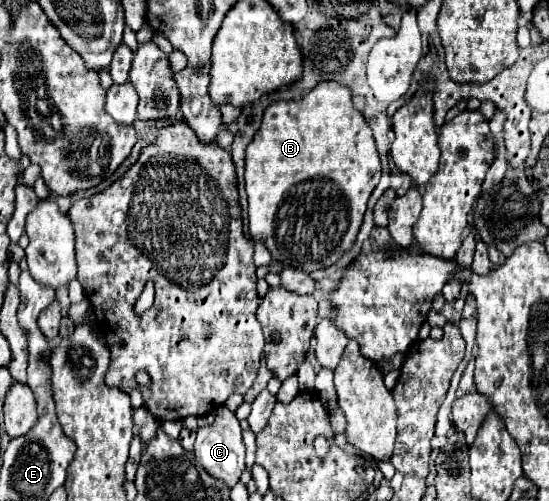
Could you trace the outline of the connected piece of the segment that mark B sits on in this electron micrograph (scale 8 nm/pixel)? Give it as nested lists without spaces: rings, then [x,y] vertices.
[[[324,81],[324,83],[318,83],[306,97],[302,97],[298,101],[272,103],[262,117],[262,125],[260,125],[258,133],[254,135],[254,141],[246,149],[246,175],[244,175],[244,179],[246,179],[246,193],[248,193],[248,231],[250,231],[250,237],[254,241],[262,241],[268,247],[268,251],[272,253],[274,261],[282,263],[284,267],[302,269],[306,273],[334,265],[354,245],[356,235],[358,235],[360,225],[362,225],[364,211],[366,211],[366,201],[380,181],[380,159],[378,159],[378,151],[374,145],[374,137],[372,137],[372,131],[370,131],[368,123],[364,121],[362,113],[354,109],[350,89],[336,83],[336,81]]]

